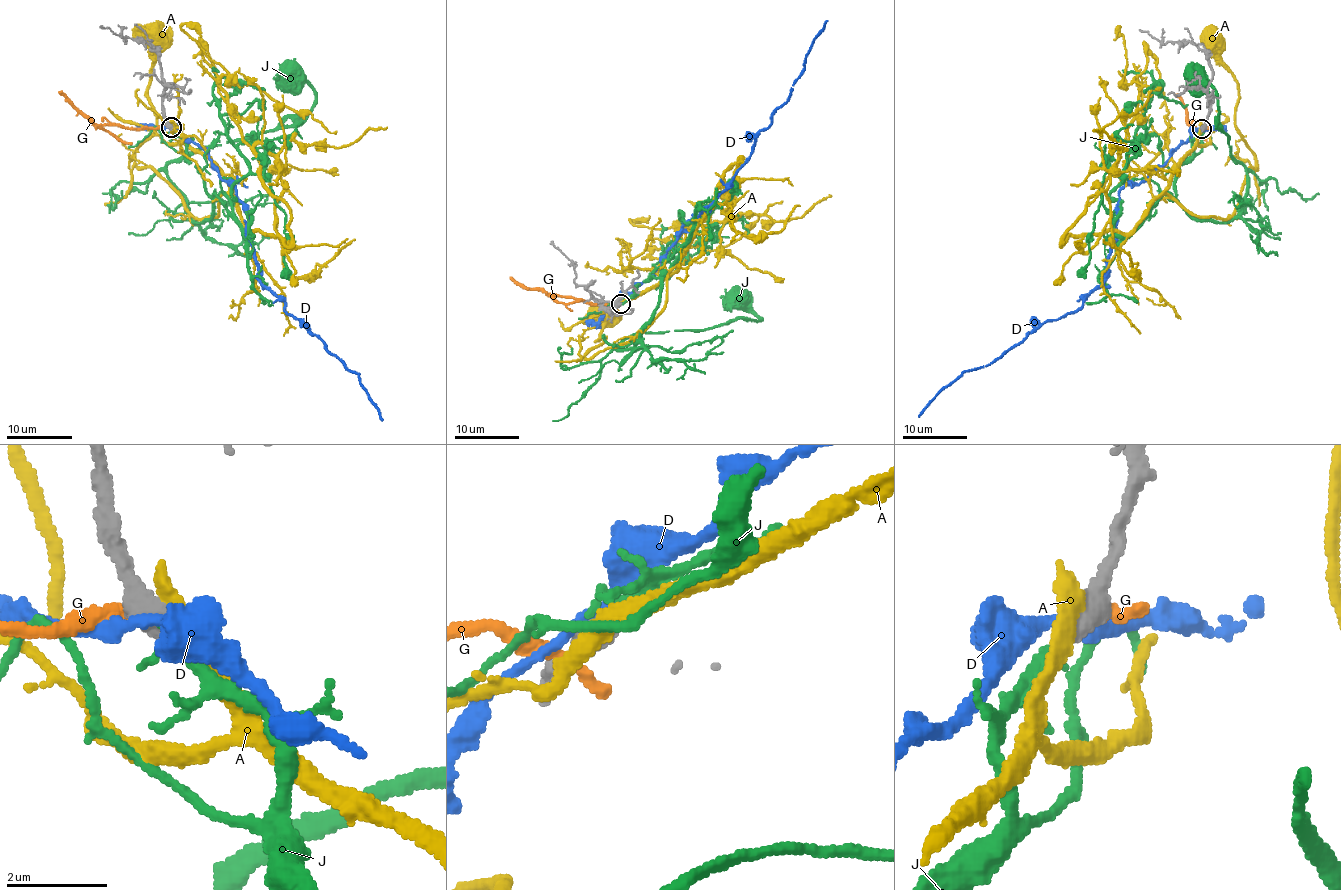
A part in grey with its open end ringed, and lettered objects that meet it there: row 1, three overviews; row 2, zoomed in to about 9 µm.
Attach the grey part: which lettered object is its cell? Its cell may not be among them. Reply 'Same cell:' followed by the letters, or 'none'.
Same cell: J

